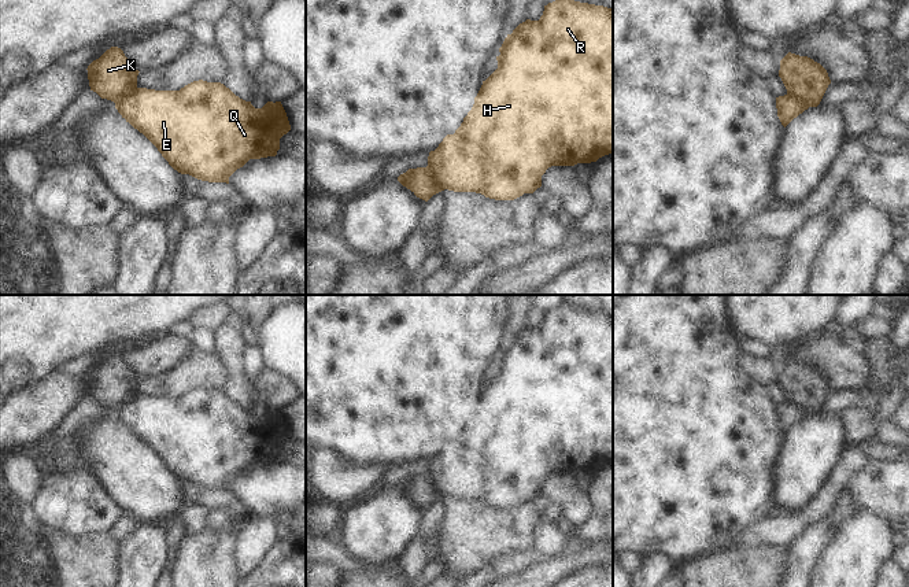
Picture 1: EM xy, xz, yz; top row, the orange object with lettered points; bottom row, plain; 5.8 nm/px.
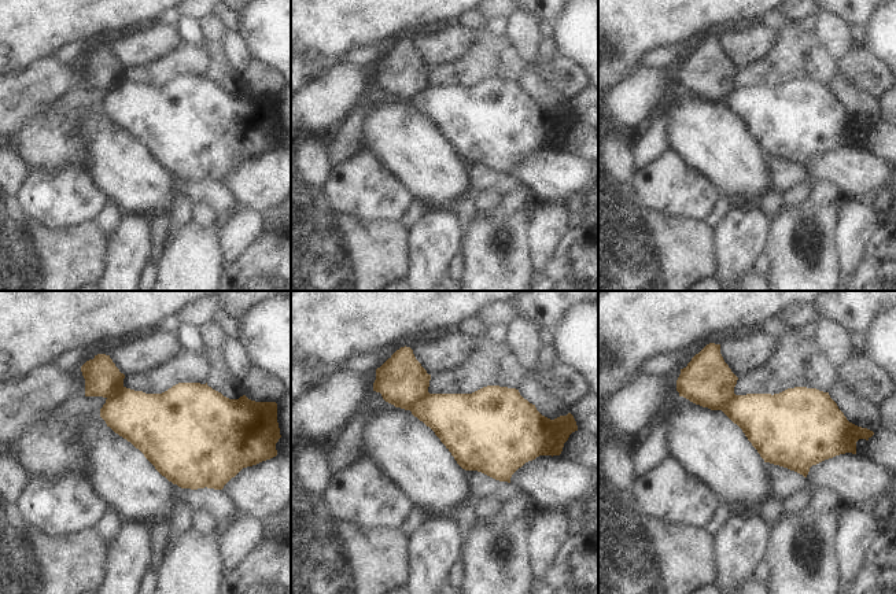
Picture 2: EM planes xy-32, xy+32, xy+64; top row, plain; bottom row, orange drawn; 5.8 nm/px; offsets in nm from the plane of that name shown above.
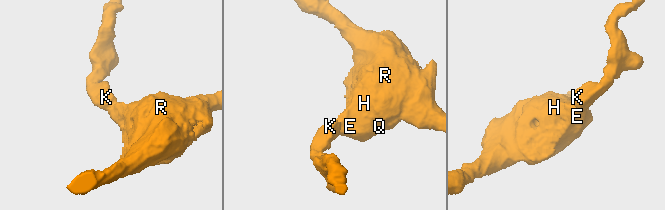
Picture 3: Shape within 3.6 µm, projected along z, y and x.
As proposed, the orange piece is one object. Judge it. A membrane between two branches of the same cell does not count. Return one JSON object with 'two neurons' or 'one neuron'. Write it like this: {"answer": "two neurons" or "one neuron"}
{"answer": "two neurons"}

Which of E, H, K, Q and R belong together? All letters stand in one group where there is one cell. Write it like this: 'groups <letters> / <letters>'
groups E H Q R / K

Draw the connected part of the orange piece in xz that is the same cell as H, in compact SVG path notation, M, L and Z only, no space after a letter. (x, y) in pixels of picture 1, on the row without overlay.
M562 302L544 313L539 328L526 326L511 342L507 342L500 362L496 363L498 376L485 387L474 405L474 411L463 425L454 442L447 442L435 458L429 459L428 475L433 488L441 498L476 499L495 507L514 507L524 501L533 501L542 494L542 483L551 473L574 473L577 470L596 469L613 461L613 315L580 310Z

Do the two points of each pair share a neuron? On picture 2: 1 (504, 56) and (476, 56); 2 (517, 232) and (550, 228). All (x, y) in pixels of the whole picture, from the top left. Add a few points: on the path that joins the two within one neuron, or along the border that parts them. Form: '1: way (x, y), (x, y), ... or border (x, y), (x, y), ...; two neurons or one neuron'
1: way (497, 56), (483, 56); one neuron
2: border (526, 207), (531, 262); two neurons

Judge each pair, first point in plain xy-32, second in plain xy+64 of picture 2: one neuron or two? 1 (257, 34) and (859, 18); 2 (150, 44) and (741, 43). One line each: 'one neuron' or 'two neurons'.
1: two neurons
2: one neuron

